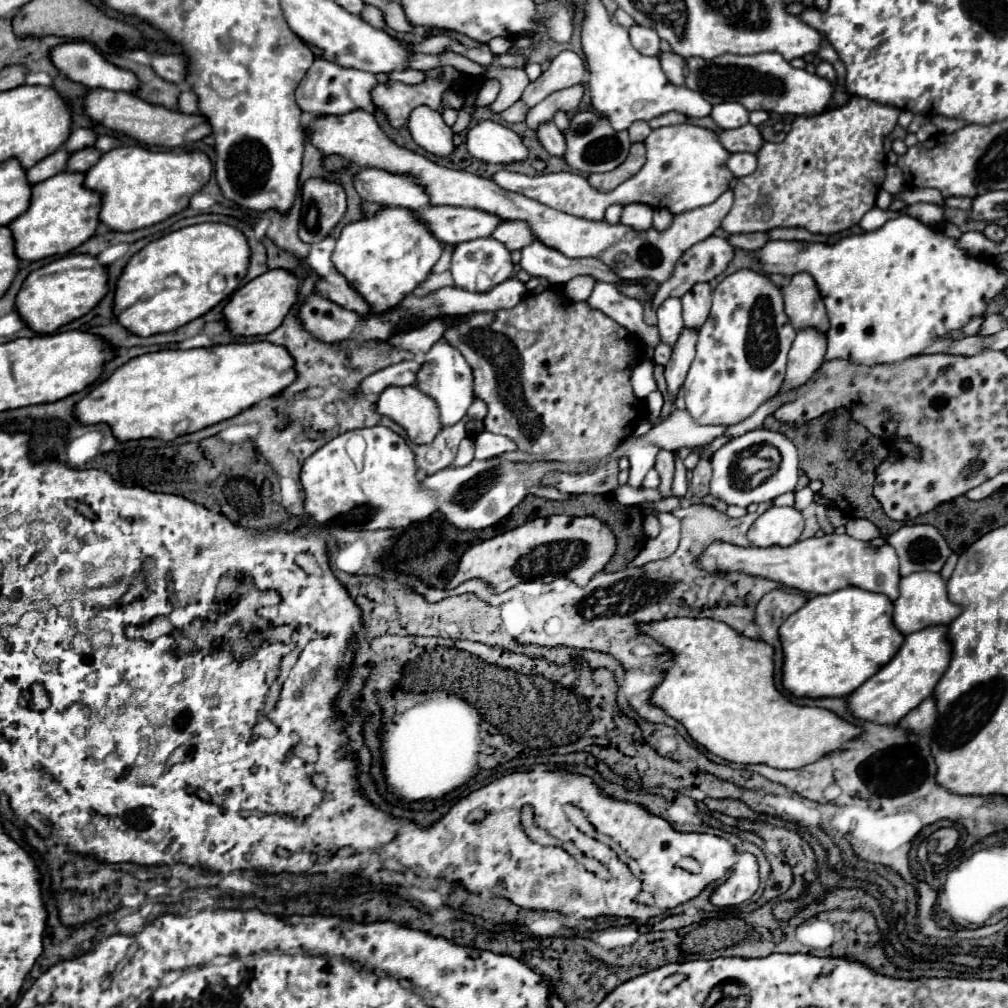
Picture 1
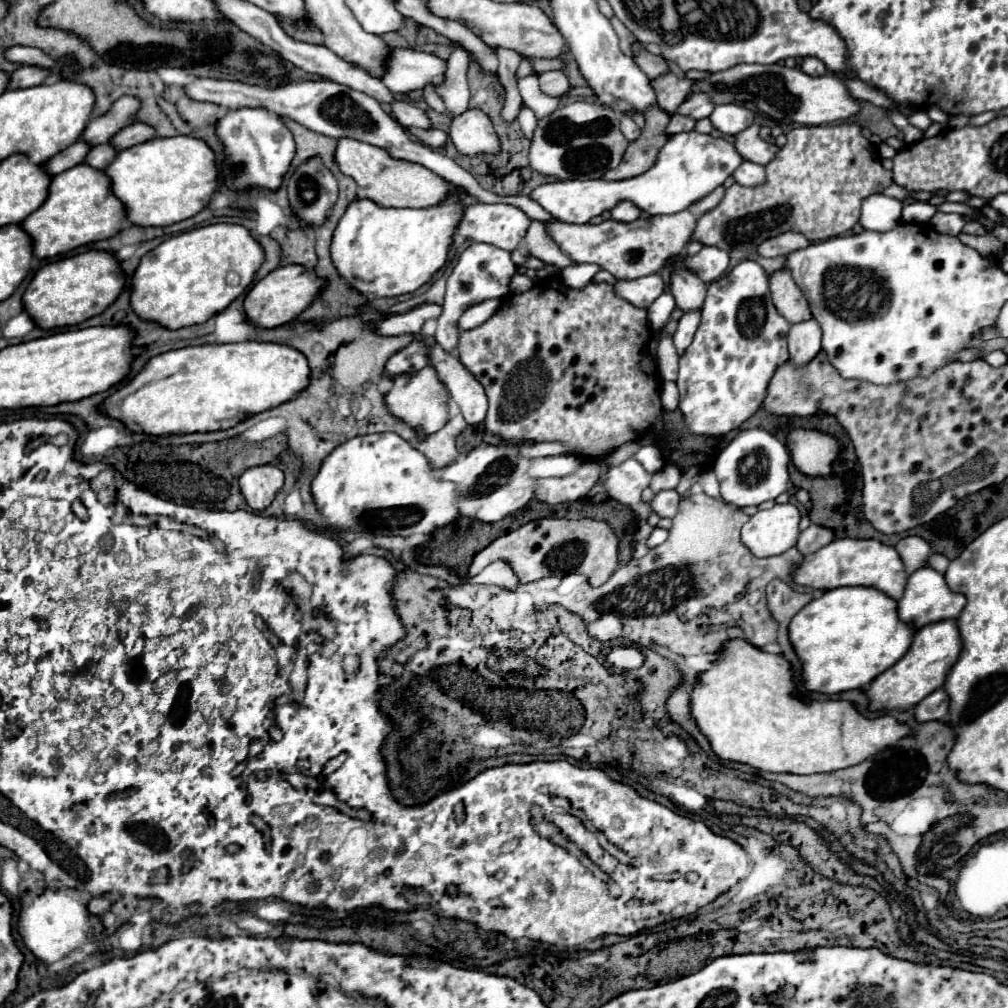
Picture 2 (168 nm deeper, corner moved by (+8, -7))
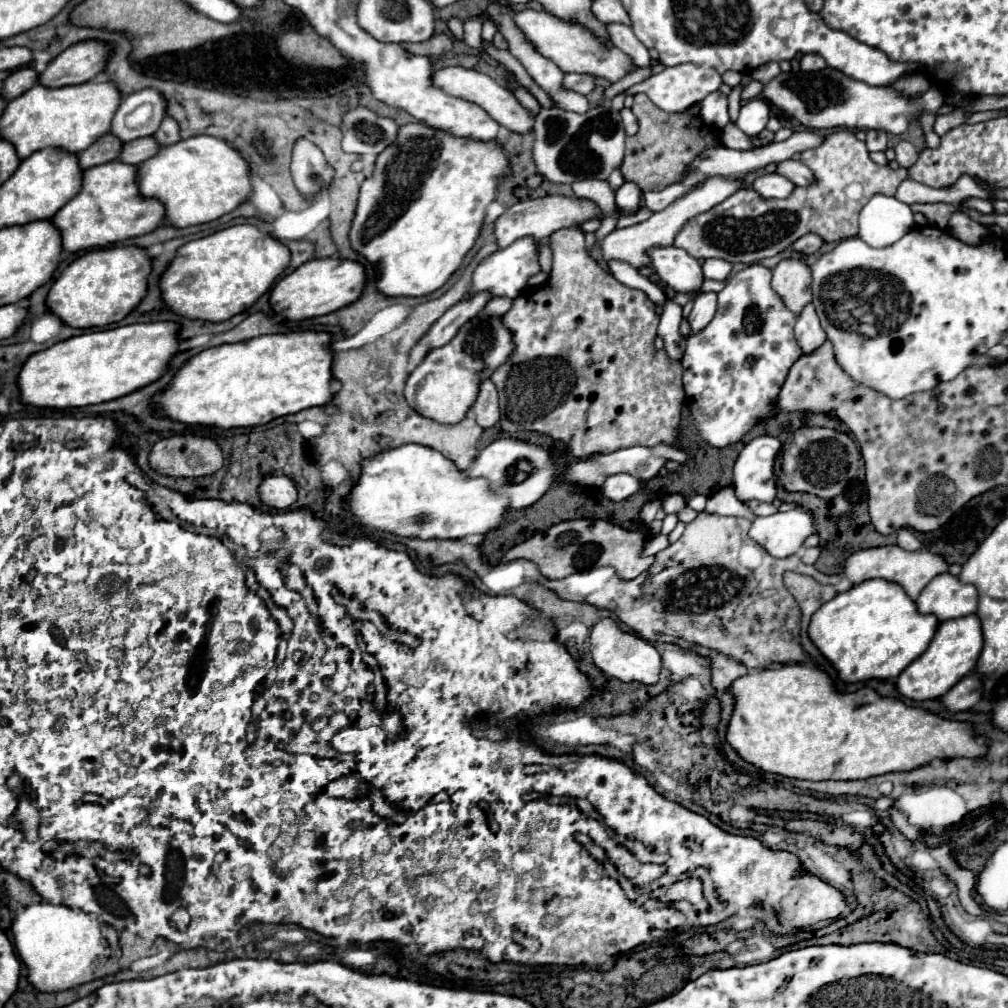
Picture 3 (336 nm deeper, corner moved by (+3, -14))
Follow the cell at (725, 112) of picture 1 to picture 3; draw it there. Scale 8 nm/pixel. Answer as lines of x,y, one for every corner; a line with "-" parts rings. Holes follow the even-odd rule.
754,98
754,100
748,100
740,108
740,116
736,120
736,126
748,136
756,136
766,128
768,118
770,118
768,102
762,98

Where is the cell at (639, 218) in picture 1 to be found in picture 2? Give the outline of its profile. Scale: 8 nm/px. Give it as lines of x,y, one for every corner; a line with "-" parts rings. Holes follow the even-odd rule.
619,203
619,207
615,207
615,211
611,211
611,219
621,221
621,223
633,223
635,219
639,219
639,215
641,215
641,211
633,203

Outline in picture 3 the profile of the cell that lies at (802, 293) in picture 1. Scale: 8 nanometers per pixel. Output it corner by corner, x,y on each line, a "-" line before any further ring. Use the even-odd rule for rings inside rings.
784,258
776,264
772,274
772,288
794,314
800,314
800,310
812,300
810,266
798,258

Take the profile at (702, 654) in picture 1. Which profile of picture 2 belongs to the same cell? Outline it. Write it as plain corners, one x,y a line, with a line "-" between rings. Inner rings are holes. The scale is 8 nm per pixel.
729,639
721,645
711,669
697,677
691,691
691,717
699,731
709,739
711,751
723,761
737,761
771,773
795,773
813,775
851,767
863,759
883,751
891,743
909,733
909,727
899,725
893,717
867,719
855,711
847,701
809,701
803,703
791,697
791,667
781,655
765,653
743,639

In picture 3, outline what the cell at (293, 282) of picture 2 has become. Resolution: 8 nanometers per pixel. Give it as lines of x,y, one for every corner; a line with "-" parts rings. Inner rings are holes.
330,256
330,258
312,258
296,268
292,274
284,276
270,294
270,304
276,314
284,314
288,320
306,320
314,316
324,316
334,310
340,310
362,296
362,290
368,282
364,264

